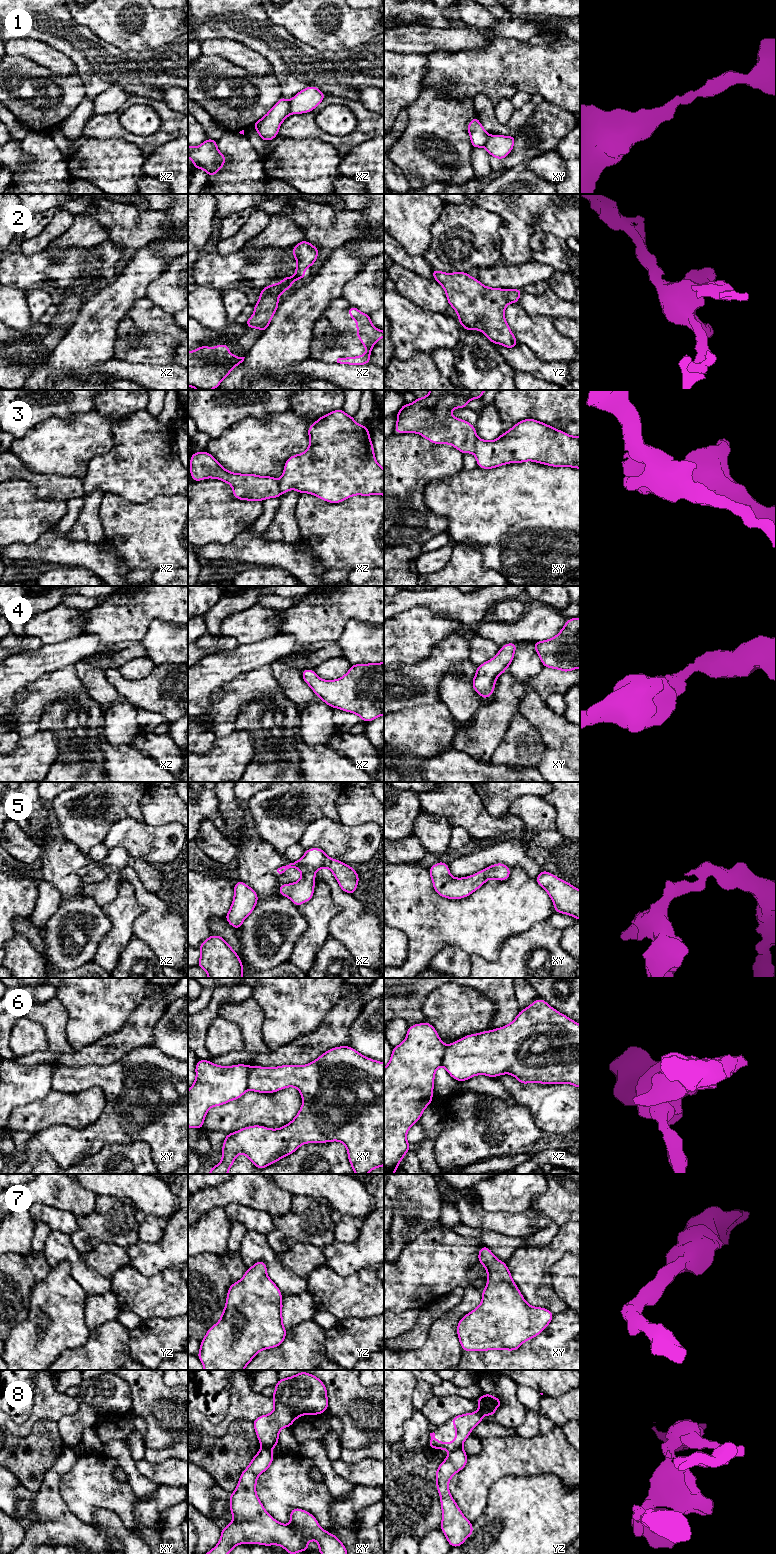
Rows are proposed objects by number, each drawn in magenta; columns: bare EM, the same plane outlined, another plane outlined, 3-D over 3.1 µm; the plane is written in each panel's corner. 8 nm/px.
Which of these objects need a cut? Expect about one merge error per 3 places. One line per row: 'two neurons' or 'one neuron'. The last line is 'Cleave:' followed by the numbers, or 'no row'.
1: two neurons
2: one neuron
3: two neurons
4: one neuron
5: one neuron
6: two neurons
7: one neuron
8: two neurons
Cleave: 1, 3, 6, 8

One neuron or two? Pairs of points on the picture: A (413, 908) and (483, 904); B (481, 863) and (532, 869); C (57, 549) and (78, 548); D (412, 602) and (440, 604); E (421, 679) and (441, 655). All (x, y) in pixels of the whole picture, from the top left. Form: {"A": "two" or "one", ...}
{"A": "one", "B": "one", "C": "one", "D": "one", "E": "one"}

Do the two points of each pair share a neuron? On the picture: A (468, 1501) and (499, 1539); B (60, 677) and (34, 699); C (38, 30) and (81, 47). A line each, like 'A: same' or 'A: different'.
A: different
B: same
C: same

